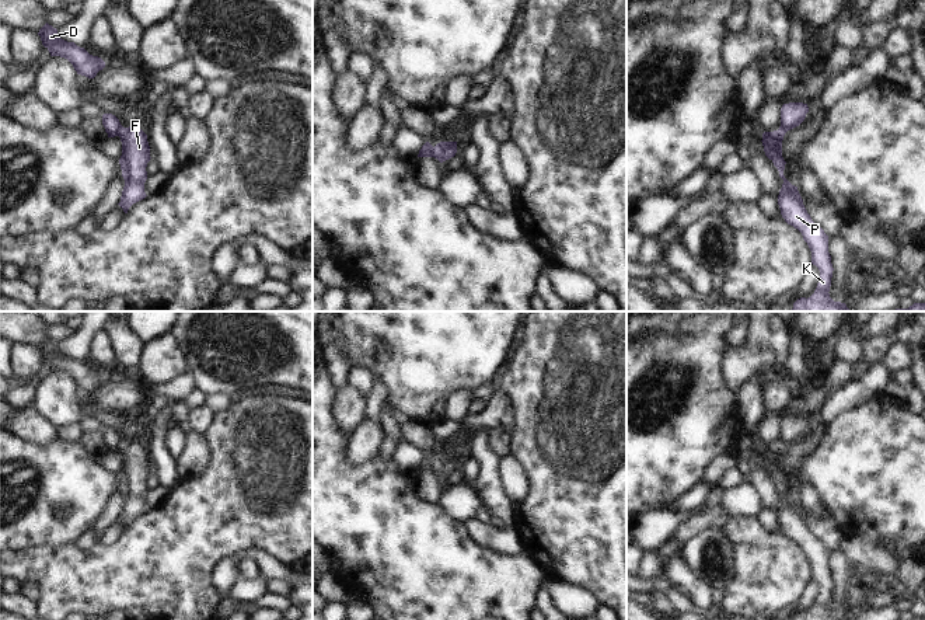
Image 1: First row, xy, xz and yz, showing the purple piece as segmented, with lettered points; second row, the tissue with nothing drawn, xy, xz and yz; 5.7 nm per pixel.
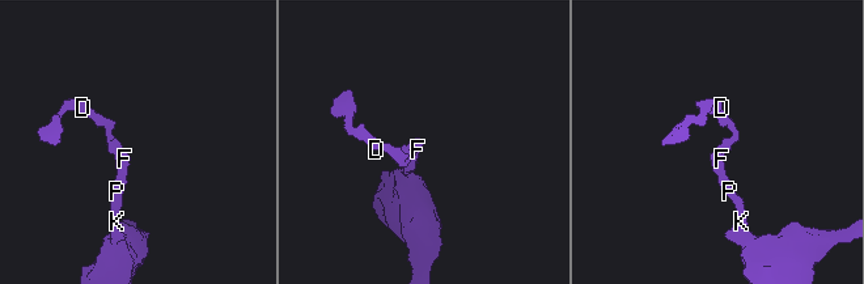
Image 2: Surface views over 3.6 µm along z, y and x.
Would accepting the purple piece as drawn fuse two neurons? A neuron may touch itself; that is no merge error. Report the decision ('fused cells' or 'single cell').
single cell

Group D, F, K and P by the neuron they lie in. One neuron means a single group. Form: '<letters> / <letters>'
D F K P

